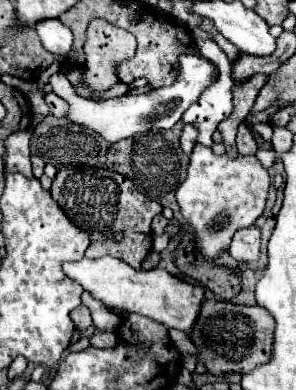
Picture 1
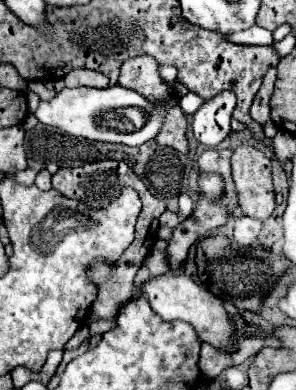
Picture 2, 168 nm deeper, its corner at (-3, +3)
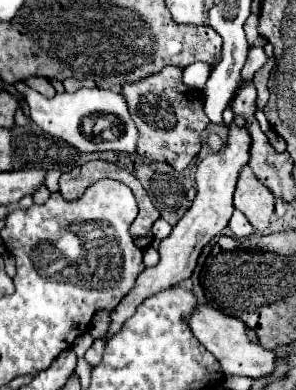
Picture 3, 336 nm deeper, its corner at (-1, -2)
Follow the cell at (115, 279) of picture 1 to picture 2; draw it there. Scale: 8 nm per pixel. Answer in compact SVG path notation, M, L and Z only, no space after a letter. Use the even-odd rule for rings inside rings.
M162 274L162 276L152 276L148 278L142 286L140 286L140 294L150 302L150 308L162 316L162 320L172 322L172 320L182 320L188 322L198 338L202 342L212 344L214 348L220 350L230 350L232 348L232 340L234 340L234 332L232 332L232 324L228 318L228 310L222 306L222 300L212 294L208 288L198 286L192 278L184 276L184 274Z

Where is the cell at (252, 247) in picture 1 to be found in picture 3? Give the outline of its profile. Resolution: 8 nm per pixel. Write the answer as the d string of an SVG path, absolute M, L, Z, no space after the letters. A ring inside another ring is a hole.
M238 209L232 213L228 227L230 227L232 233L234 233L236 237L240 237L240 239L242 239L242 237L250 237L250 235L254 233L254 227L248 223L248 219L246 219Z

